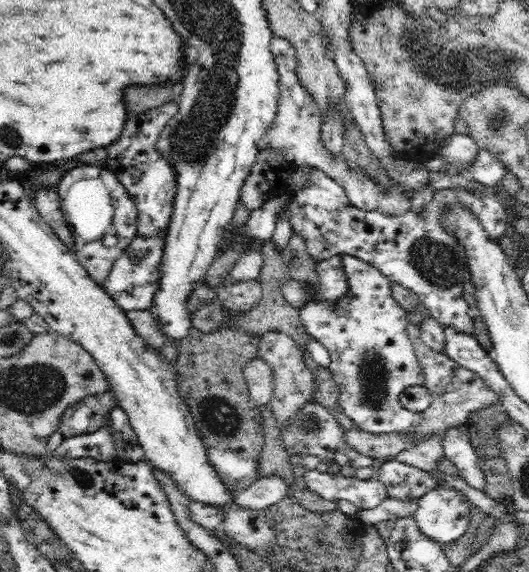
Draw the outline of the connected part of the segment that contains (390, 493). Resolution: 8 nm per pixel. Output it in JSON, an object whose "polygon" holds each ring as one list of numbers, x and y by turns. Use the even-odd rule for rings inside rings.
{"polygon":[[398,460,382,464,378,478,385,484,387,496,394,499,419,499,428,491,437,488,437,481,430,472]]}

